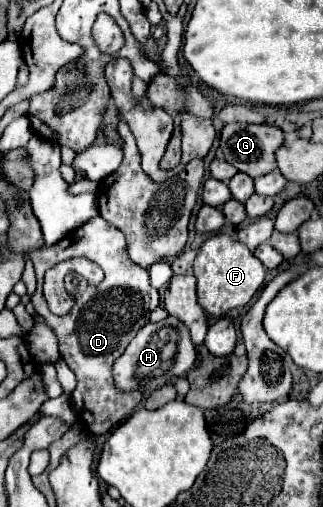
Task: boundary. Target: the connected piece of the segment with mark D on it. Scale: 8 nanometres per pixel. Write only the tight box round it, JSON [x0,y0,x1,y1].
[29,216,159,434]

